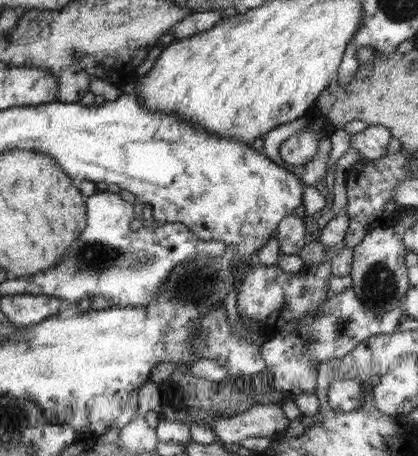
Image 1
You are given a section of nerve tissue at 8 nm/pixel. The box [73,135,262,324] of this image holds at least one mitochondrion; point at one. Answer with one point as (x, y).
(197, 285)

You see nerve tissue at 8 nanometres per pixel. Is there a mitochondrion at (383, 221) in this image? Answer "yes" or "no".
no

